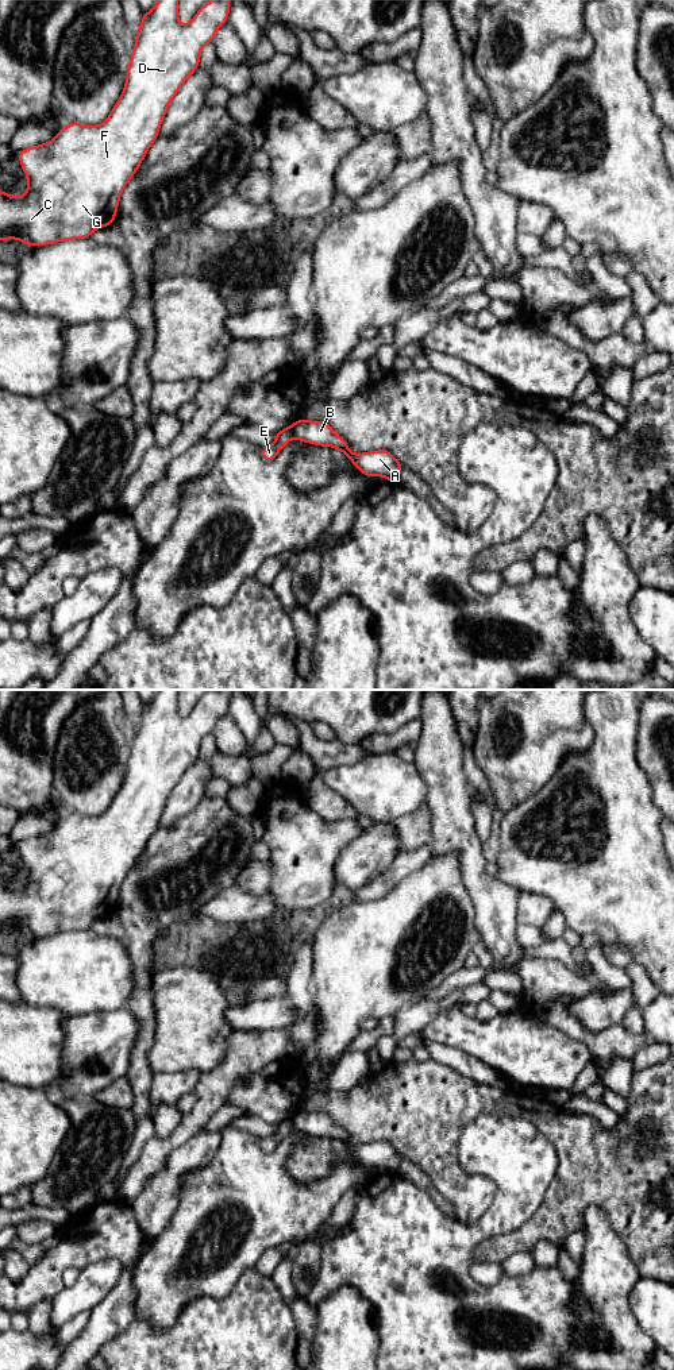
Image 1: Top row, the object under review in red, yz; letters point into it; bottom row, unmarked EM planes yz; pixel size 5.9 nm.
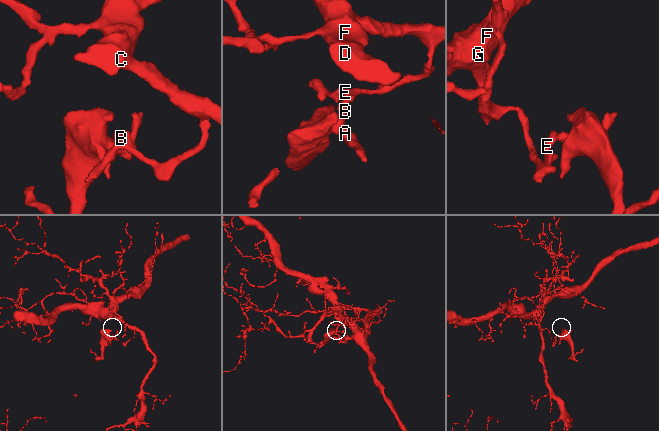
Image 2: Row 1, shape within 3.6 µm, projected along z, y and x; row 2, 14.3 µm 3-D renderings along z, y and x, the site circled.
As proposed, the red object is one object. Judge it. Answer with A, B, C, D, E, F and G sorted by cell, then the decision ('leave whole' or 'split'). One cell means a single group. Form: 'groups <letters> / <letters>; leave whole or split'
groups A B / C D E F G; split

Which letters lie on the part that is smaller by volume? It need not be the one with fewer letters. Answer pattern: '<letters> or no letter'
A, B

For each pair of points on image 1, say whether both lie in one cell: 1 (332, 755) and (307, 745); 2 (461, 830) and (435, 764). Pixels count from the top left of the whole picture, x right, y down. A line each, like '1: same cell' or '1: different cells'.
1: same cell
2: same cell

